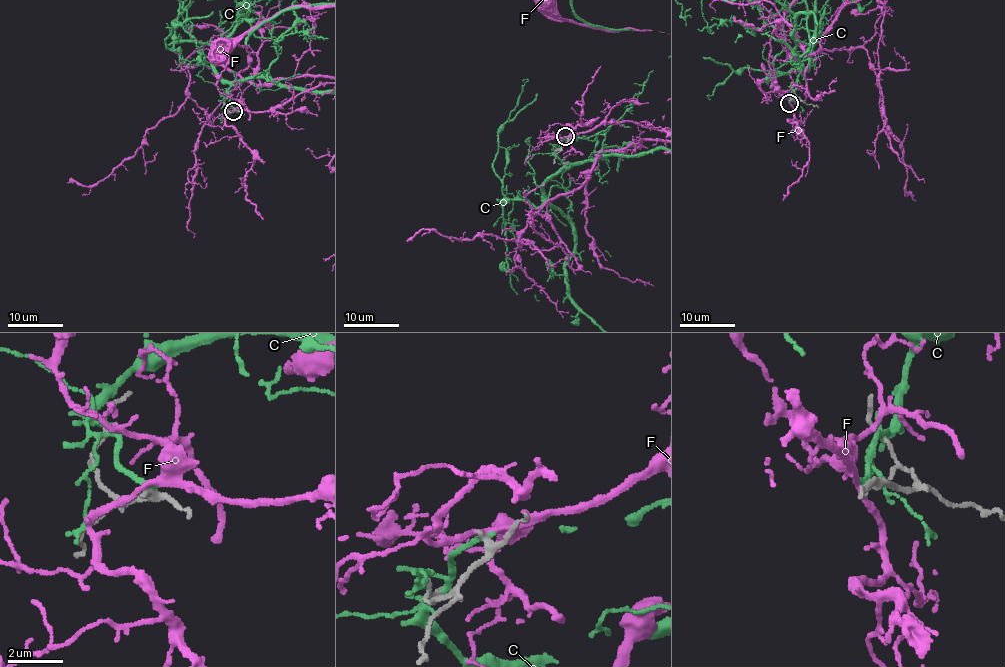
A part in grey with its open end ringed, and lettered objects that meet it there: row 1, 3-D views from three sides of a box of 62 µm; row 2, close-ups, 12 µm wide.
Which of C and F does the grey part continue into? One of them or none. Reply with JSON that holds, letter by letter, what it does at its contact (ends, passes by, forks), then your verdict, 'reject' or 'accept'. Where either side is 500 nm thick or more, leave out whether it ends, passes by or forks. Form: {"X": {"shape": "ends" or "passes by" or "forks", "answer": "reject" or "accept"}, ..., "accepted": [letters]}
{"C": {"shape": "ends", "answer": "reject"}, "F": {"shape": "passes by", "answer": "reject"}, "accepted": []}

